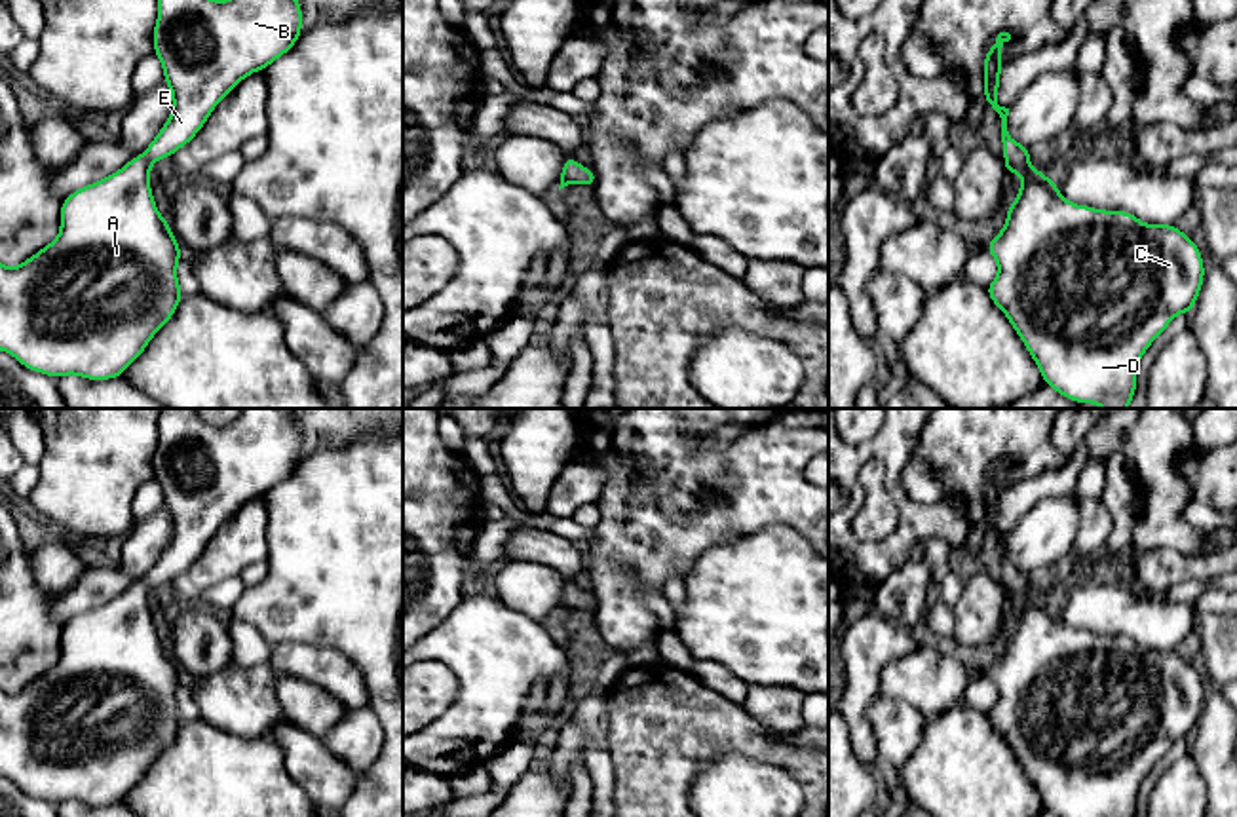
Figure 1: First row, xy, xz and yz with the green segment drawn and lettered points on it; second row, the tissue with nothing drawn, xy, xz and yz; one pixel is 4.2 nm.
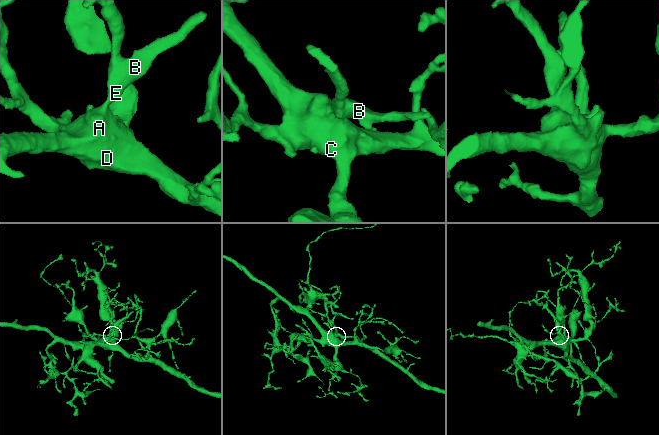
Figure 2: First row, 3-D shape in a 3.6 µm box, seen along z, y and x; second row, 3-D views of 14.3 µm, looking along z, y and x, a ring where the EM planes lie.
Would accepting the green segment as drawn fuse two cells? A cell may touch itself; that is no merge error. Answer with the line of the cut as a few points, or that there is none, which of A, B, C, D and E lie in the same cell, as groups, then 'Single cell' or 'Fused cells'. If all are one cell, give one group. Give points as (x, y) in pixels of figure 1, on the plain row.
No split. Groups: A B C D E. Single cell

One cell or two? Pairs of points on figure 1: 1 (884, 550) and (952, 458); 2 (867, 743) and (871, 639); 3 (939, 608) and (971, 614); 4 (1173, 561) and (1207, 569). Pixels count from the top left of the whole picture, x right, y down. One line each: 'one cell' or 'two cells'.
1: two cells
2: one cell
3: two cells
4: one cell

